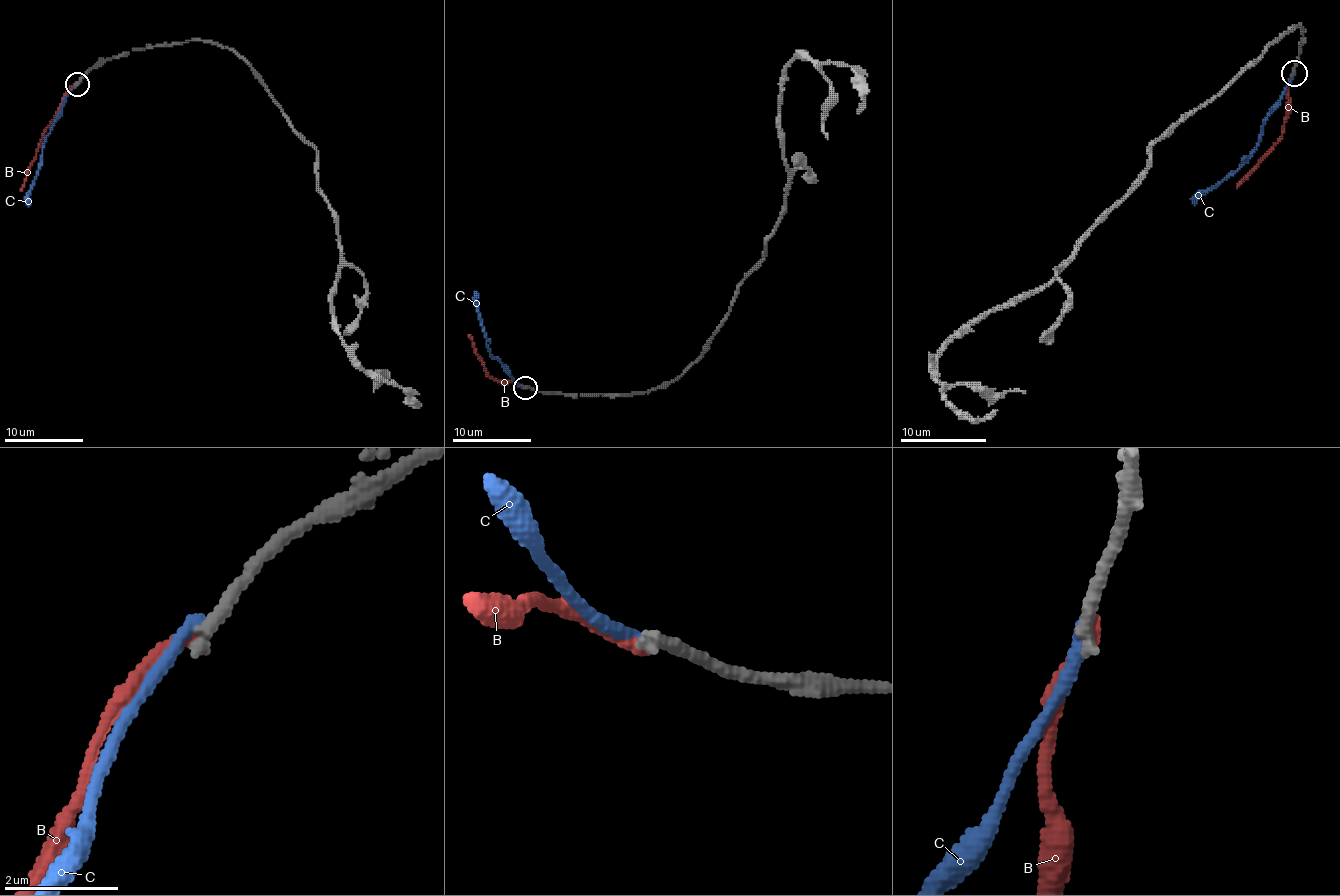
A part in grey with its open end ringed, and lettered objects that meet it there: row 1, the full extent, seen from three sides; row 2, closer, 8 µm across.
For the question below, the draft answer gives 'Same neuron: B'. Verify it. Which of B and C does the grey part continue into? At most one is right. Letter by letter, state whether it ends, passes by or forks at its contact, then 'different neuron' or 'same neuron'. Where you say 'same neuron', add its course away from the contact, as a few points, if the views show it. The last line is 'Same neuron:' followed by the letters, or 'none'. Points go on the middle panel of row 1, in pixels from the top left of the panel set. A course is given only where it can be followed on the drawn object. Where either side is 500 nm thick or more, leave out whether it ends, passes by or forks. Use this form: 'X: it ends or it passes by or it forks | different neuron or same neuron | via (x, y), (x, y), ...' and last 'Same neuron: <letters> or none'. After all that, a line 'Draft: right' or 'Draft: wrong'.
B: it ends | different neuron
C: it ends | different neuron
Same neuron: none
Draft: wrong

